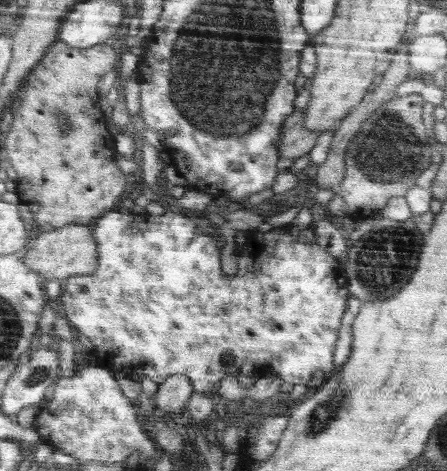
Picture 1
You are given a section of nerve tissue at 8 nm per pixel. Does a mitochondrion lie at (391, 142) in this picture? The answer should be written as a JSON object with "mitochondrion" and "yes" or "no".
{"mitochondrion":"yes"}

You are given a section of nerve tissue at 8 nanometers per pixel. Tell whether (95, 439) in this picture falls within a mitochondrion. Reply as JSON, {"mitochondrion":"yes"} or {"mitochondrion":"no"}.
{"mitochondrion":"no"}

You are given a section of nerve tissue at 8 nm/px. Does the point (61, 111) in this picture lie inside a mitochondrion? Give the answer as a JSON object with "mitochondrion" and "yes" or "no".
{"mitochondrion":"yes"}

